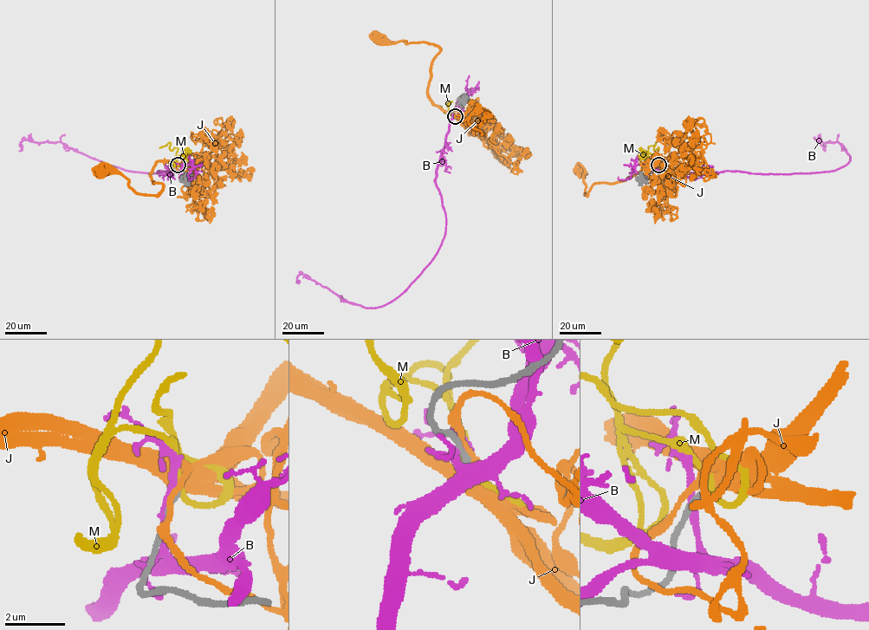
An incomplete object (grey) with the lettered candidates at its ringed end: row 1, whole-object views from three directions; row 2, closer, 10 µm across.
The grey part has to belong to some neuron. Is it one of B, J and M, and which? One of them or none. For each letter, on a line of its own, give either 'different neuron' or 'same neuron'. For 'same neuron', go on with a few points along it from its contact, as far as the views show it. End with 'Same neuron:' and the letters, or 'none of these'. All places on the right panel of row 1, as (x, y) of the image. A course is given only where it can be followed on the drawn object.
B: different neuron
J: same neuron | via (658, 165), (647, 161), (636, 173), (622, 180), (595, 183), (586, 195), (584, 180), (586, 173), (580, 171)
M: different neuron
Same neuron: J

